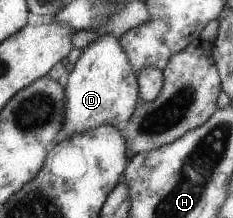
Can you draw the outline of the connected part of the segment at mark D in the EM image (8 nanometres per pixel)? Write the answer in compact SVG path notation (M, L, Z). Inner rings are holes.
M102 30L97 40L82 52L82 55L74 64L74 70L68 75L64 83L67 89L67 111L65 116L65 128L60 134L60 139L70 139L70 136L84 134L92 128L102 124L114 124L122 128L122 124L128 124L138 107L138 84L136 74L132 72L133 64L129 54L126 53L123 42L118 42L114 34Z

